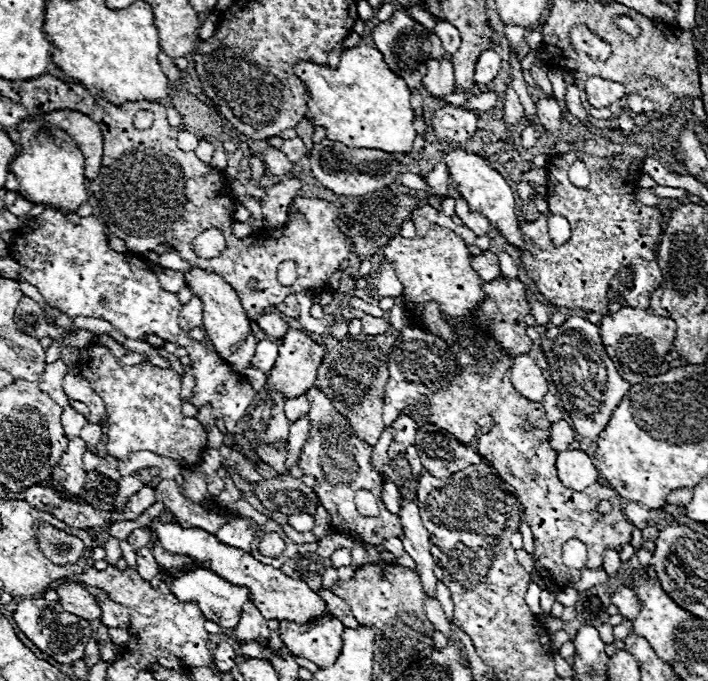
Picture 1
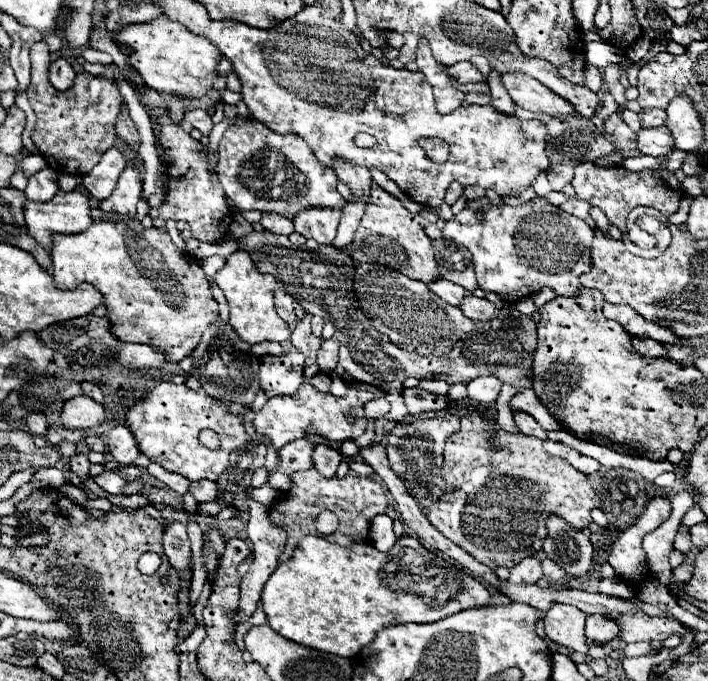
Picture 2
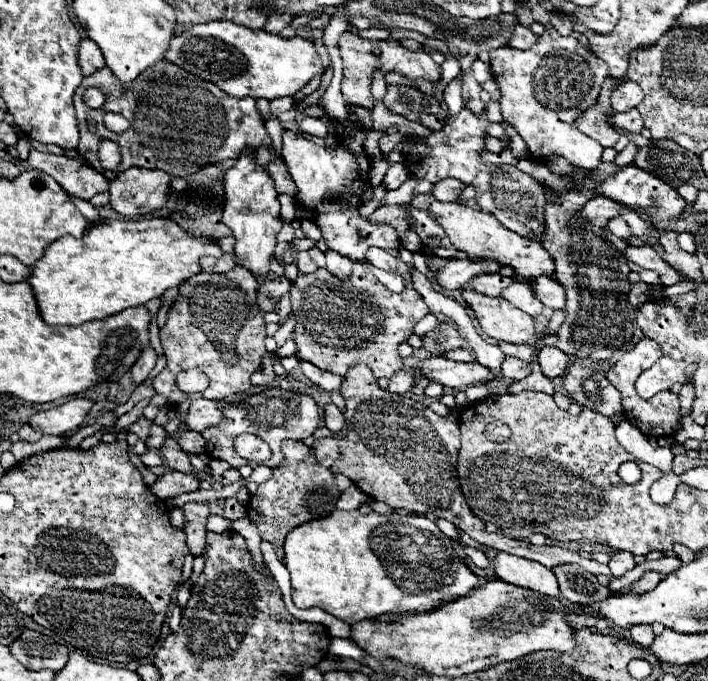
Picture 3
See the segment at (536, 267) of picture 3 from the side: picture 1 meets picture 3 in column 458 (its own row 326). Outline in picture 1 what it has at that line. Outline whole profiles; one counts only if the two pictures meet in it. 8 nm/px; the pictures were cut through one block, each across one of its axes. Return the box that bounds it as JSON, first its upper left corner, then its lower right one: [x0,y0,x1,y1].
[184,268,250,360]

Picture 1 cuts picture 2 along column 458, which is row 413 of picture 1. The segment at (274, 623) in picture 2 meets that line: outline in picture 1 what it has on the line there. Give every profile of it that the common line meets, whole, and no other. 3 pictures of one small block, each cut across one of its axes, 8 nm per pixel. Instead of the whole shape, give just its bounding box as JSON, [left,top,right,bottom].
[528,316,630,440]

